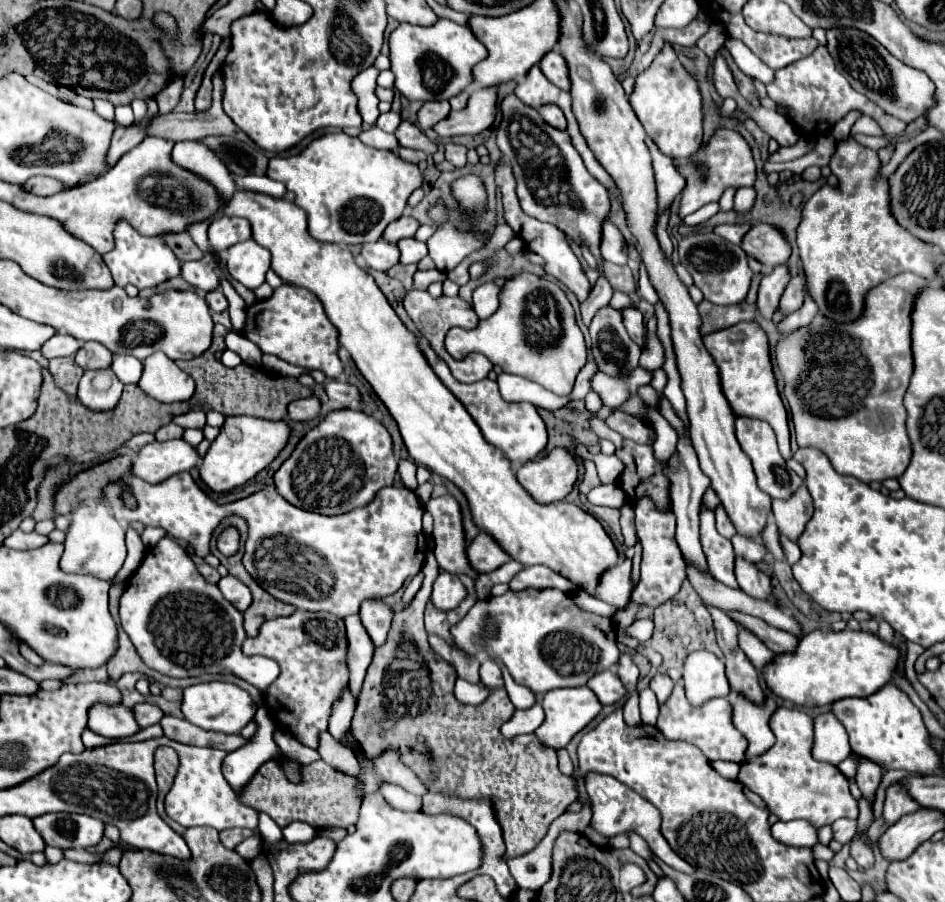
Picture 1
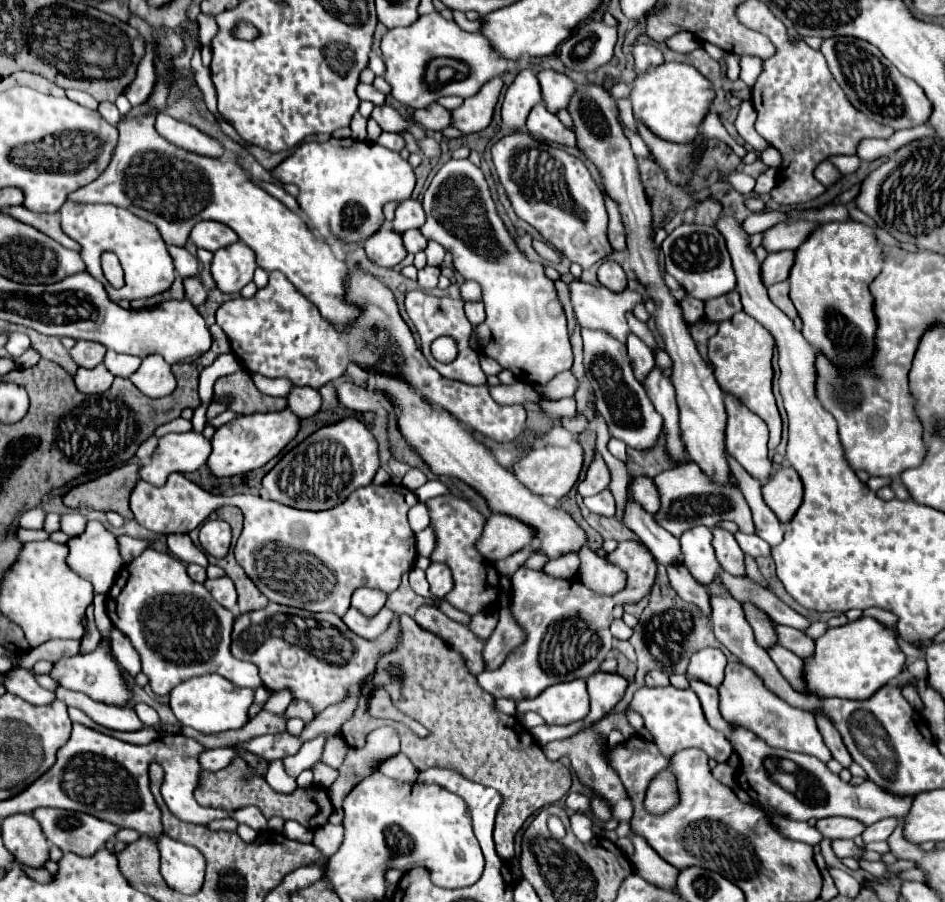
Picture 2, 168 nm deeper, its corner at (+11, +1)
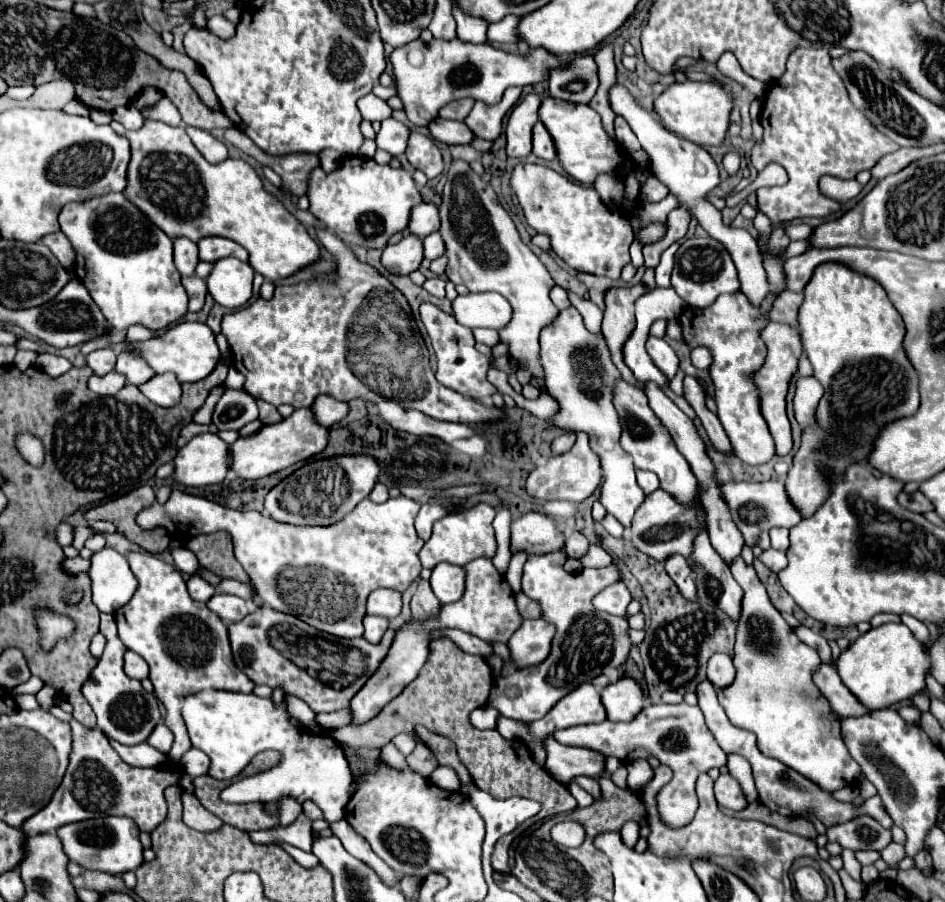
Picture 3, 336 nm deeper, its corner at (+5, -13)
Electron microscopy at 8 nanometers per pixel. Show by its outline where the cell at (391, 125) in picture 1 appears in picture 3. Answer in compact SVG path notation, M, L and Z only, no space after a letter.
M389 117L381 123L381 131L377 133L375 141L377 141L379 149L385 149L393 157L397 157L405 151L407 139L409 139L409 127L395 121L393 117Z

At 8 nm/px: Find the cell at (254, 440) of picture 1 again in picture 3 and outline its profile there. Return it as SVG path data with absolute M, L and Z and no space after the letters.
M295 409L293 415L283 419L281 423L263 425L257 433L239 437L229 447L231 471L235 471L239 479L261 479L281 469L287 469L297 461L309 459L321 453L325 447L327 447L327 429L313 421L311 409Z

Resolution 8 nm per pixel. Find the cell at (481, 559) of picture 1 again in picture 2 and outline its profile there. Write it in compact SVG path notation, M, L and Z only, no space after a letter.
M493 513L487 519L485 533L477 543L477 549L481 549L481 555L487 561L499 561L523 549L525 545L531 545L533 539L535 539L535 529L531 525L511 515Z

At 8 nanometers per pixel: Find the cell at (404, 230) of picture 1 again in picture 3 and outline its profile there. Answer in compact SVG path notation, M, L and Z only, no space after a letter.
M419 203L411 209L411 217L409 217L409 225L407 225L409 233L417 235L417 237L427 237L433 231L439 229L439 213L437 207L433 203Z

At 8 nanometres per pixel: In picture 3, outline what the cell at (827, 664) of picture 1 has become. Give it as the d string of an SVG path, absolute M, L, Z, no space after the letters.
M887 623L859 635L859 639L835 659L835 667L843 685L859 699L859 703L863 703L869 711L875 711L911 699L917 691L921 691L925 687L929 659L925 647L915 641L907 625Z

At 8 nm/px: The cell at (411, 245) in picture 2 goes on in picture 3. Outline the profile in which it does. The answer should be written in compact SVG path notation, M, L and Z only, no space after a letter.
M431 233L423 239L423 255L425 259L433 261L437 257L441 257L445 253L445 245L443 245L443 239L439 233Z

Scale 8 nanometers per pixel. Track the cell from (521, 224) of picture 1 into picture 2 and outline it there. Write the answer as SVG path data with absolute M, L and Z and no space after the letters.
M573 279L569 283L569 293L571 293L571 305L573 305L573 311L575 311L575 317L579 321L581 327L589 327L589 329L601 329L605 331L607 335L611 335L613 339L625 343L631 329L629 329L629 323L627 323L627 313L633 313L635 305L643 303L643 295L637 293L637 291L625 291L625 293L609 293L609 289L601 287L601 285L589 285L589 283L583 283L579 279Z

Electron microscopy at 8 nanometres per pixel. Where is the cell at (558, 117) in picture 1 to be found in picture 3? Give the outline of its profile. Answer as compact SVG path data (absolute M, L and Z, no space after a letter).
M541 121L533 127L533 153L543 159L557 159L555 143L551 135L547 133L547 127Z

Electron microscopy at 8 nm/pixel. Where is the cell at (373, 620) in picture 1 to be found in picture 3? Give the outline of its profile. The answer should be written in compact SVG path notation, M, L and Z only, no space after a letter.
M375 589L367 599L367 615L393 619L401 613L401 595L393 589Z

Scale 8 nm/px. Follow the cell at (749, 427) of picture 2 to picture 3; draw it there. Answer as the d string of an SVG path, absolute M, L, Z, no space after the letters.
M757 211L753 223L755 223L755 227L759 229L759 249L761 249L761 253L763 253L763 265L765 265L769 283L771 283L771 287L773 287L773 291L767 295L767 299L763 301L763 305L761 305L759 309L753 309L751 303L747 301L747 297L745 297L741 291L737 291L737 293L733 293L733 295L721 295L721 297L719 297L711 307L707 307L707 309L693 309L693 307L687 307L687 309L681 313L679 321L681 321L681 325L683 325L683 339L685 339L685 343L687 343L689 347L705 345L705 347L711 349L711 353L713 353L713 365L711 365L709 371L711 371L711 379L713 379L713 385L715 385L715 401L717 401L717 415L719 415L719 421L721 421L721 425L723 425L727 437L731 439L731 445L733 445L735 455L737 455L743 463L757 467L757 465L769 463L769 461L775 457L775 445L773 445L773 437L771 437L771 433L769 433L769 429L767 429L767 423L765 423L765 419L763 419L763 415L761 415L761 411L759 411L759 391L757 391L757 387L751 383L751 377L749 377L749 375L751 375L753 371L757 371L757 369L763 365L763 361L765 361L765 353L767 353L767 351L765 351L765 343L763 343L761 337L759 337L759 331L767 325L765 315L767 315L767 309L771 307L773 295L775 295L777 291L783 291L783 289L785 289L785 281L783 281L785 275L783 275L783 261L779 259L779 255L781 255L783 251L779 251L779 253L767 253L767 249L769 249L767 239L769 239L769 233L771 233L771 221L767 219L767 215L763 215L763 211Z

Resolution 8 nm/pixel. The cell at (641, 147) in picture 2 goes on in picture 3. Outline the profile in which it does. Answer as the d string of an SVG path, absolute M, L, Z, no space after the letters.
M621 115L615 117L614 130L617 141L621 143L621 147L625 147L625 149L629 149L629 151L641 149L641 145L639 145L639 141L637 141L635 133L633 133L631 127L627 125L627 121L625 121Z

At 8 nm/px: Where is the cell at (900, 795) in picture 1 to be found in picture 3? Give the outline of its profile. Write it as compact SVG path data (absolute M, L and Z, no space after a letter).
M889 843L889 845L881 851L881 859L883 859L889 867L893 867L895 863L899 863L903 857L905 857L905 851L903 851L903 845L899 845L899 843Z

